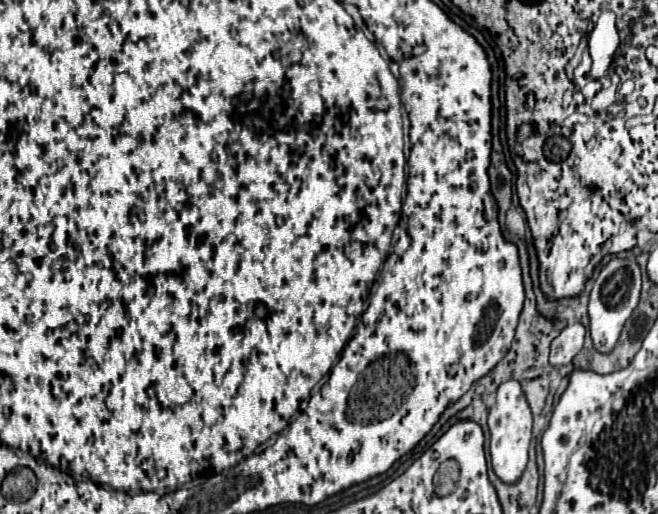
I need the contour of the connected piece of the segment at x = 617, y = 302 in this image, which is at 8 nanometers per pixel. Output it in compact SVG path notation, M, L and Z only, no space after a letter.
M612 258L602 272L598 274L594 288L590 292L590 302L588 302L588 318L590 318L590 338L600 354L610 354L620 338L624 322L630 318L632 310L638 304L640 296L640 268L632 260L622 260L622 258Z

